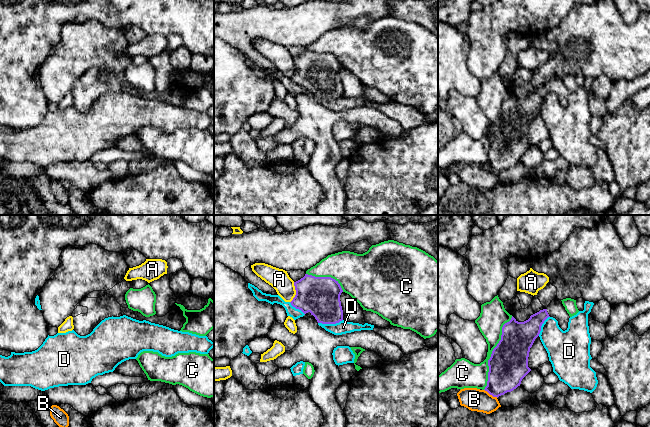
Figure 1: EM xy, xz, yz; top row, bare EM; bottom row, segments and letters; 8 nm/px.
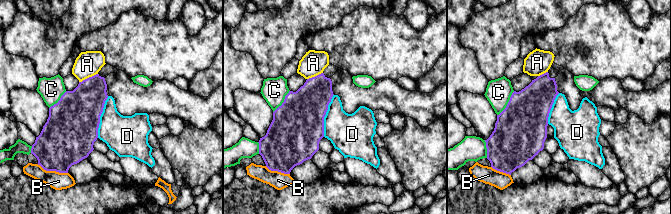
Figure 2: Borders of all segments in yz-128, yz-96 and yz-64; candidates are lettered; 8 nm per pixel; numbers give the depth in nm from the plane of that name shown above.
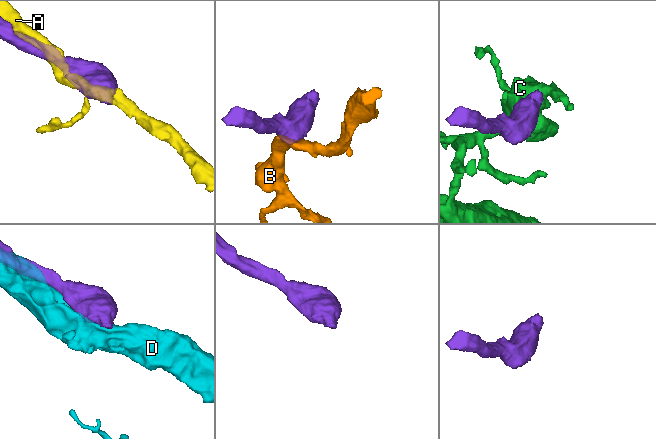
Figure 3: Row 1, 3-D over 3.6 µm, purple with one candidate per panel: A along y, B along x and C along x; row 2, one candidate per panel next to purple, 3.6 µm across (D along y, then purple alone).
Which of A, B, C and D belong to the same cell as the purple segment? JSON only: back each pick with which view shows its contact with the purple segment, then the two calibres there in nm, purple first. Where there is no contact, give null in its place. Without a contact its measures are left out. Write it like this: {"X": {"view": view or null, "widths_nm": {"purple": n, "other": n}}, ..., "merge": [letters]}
{"merge": []}

